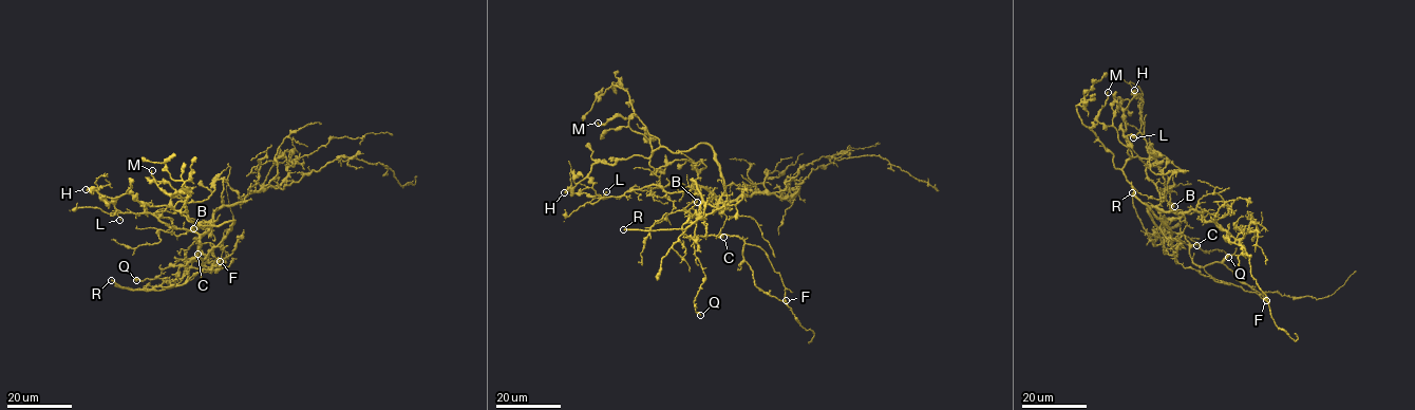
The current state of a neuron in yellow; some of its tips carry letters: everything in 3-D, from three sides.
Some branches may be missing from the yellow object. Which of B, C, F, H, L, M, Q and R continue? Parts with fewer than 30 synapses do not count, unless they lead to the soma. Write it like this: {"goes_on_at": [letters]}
{"goes_on_at": ["R"]}

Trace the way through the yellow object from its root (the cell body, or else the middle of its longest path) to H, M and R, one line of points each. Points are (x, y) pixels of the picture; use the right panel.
H: (1164, 209), (1156, 207), (1165, 199), (1139, 193), (1123, 170), (1132, 154), (1123, 135), (1123, 109), (1134, 90)
M: (1164, 209), (1156, 207), (1165, 199), (1139, 193), (1127, 181), (1128, 147), (1116, 129), (1096, 119), (1108, 92)
R: (1164, 209), (1149, 209), (1152, 222), (1163, 235), (1163, 240), (1154, 245), (1137, 217), (1132, 192)

